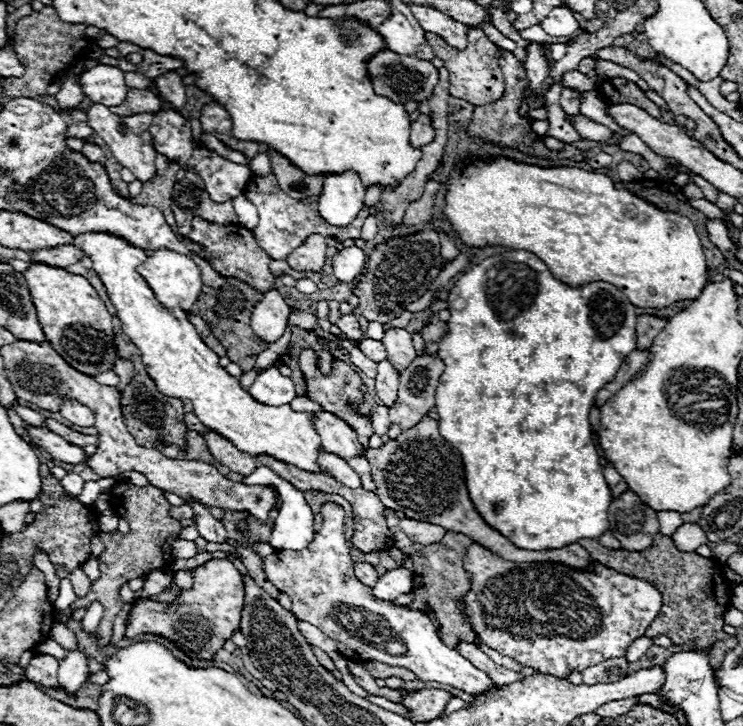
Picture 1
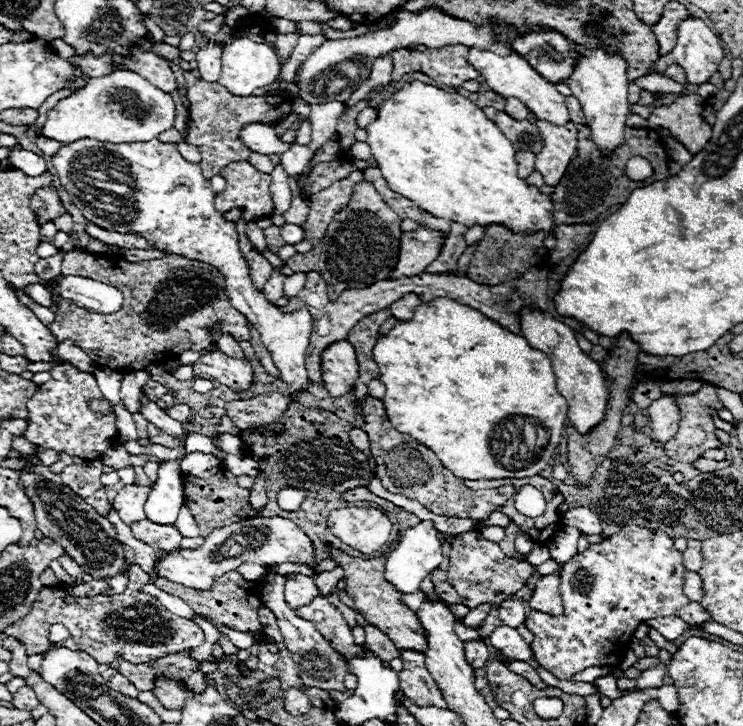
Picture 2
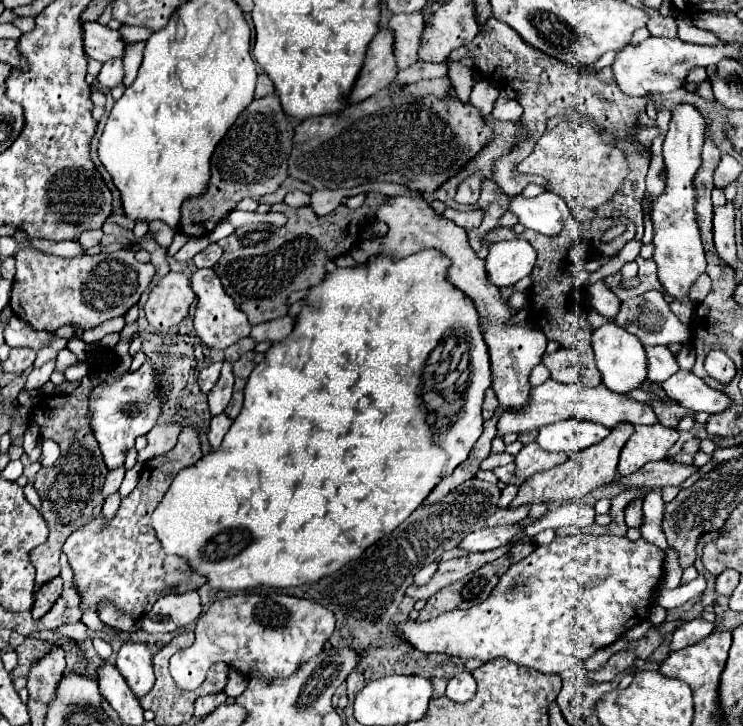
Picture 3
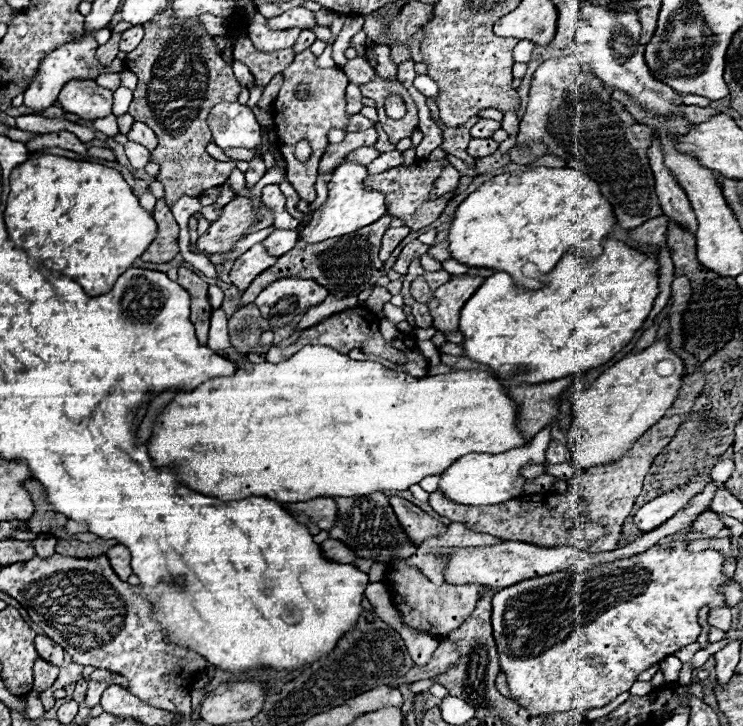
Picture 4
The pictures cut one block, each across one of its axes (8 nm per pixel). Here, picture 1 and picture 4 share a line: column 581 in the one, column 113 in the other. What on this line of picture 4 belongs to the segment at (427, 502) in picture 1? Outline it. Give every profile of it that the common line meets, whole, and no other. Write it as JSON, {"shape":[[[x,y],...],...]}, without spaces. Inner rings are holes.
{"shape":[[[116,544],[114,548],[110,548],[110,550],[106,552],[106,556],[108,556],[108,560],[110,560],[114,572],[116,572],[122,580],[128,580],[128,576],[132,574],[132,568],[130,568],[130,552],[128,552],[128,548]]]}

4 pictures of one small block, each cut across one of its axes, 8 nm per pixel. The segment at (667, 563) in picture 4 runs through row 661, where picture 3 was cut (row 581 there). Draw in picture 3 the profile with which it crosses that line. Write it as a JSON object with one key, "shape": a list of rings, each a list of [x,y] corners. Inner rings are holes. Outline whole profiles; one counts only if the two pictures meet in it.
{"shape":[[[576,534],[576,536],[556,536],[550,544],[546,546],[536,546],[536,550],[526,556],[524,560],[516,562],[514,566],[508,568],[508,572],[500,578],[498,586],[492,590],[492,594],[469,609],[455,609],[446,614],[440,614],[438,618],[432,618],[428,622],[414,622],[408,620],[404,622],[398,630],[402,634],[402,638],[406,638],[414,648],[418,648],[420,652],[440,652],[440,654],[448,654],[448,656],[460,656],[460,658],[478,658],[482,662],[488,662],[492,658],[508,658],[520,666],[526,668],[534,668],[538,672],[544,674],[560,674],[564,670],[572,670],[576,666],[582,666],[586,662],[586,658],[590,658],[594,652],[610,646],[612,642],[616,642],[618,638],[622,638],[630,628],[634,628],[636,624],[640,624],[644,618],[648,620],[650,616],[650,608],[654,602],[654,594],[660,588],[660,582],[664,578],[664,552],[656,546],[652,546],[650,542],[646,542],[644,538],[638,538],[636,542],[624,538],[616,538],[616,536],[594,536],[594,534]]]}

